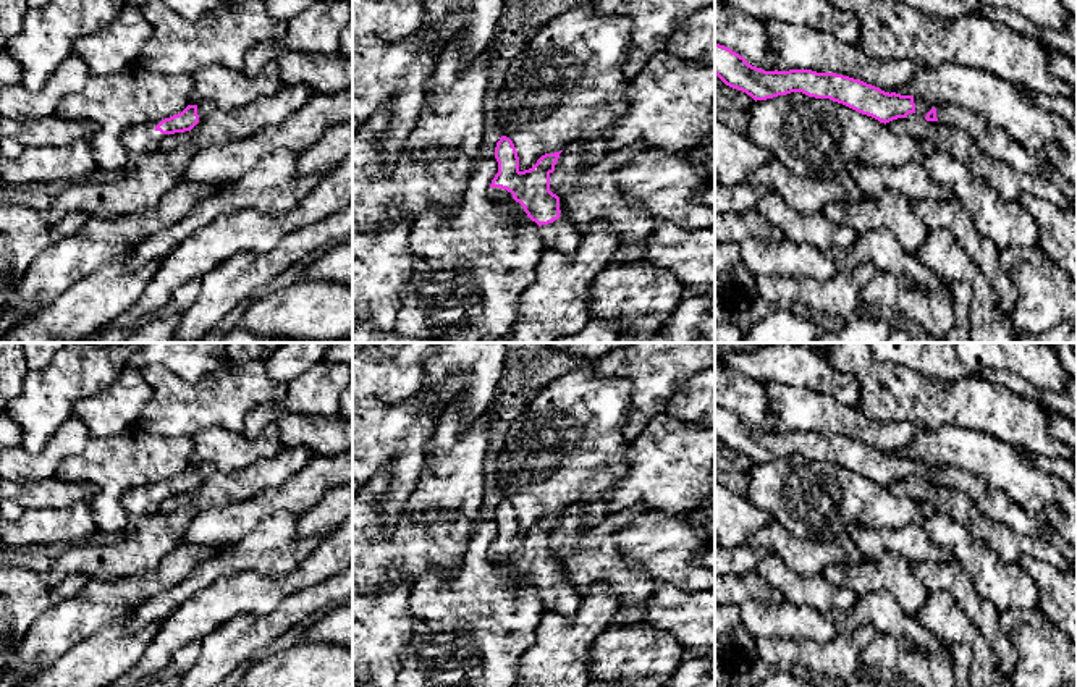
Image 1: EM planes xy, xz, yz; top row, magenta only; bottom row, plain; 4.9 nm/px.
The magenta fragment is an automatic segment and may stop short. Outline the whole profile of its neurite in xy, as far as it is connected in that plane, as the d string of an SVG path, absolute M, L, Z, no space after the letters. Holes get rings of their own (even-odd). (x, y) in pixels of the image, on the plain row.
M188 467L181 475L162 482L155 493L175 496L191 493L199 485L197 467Z

